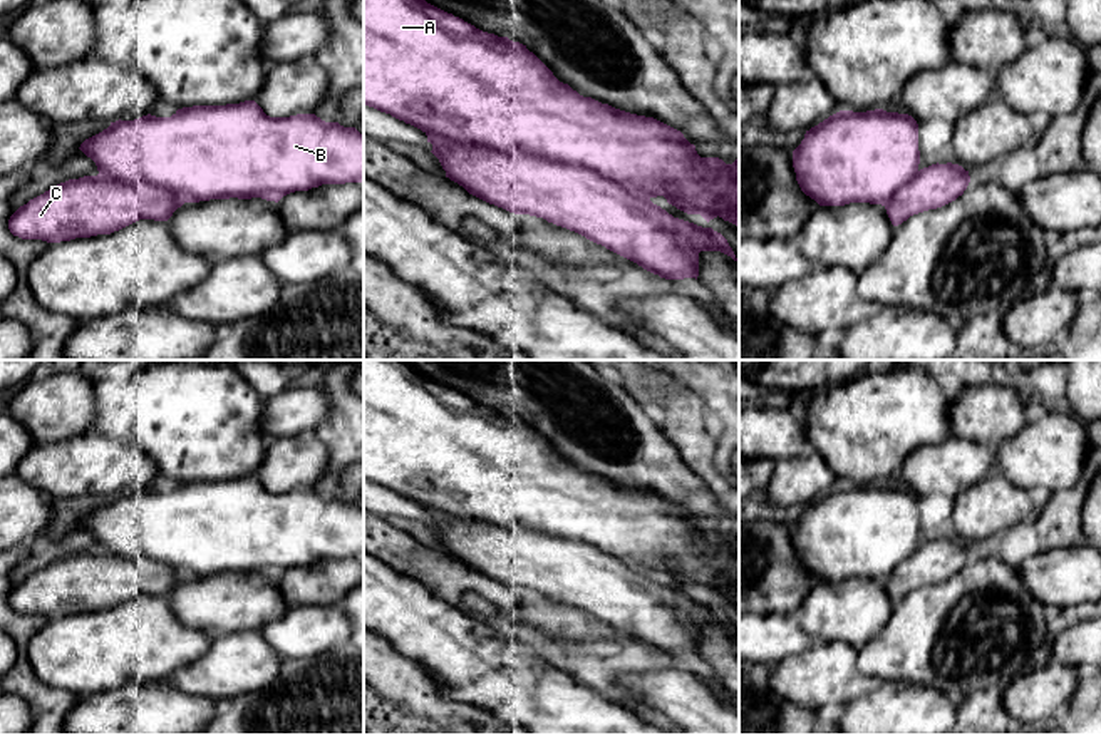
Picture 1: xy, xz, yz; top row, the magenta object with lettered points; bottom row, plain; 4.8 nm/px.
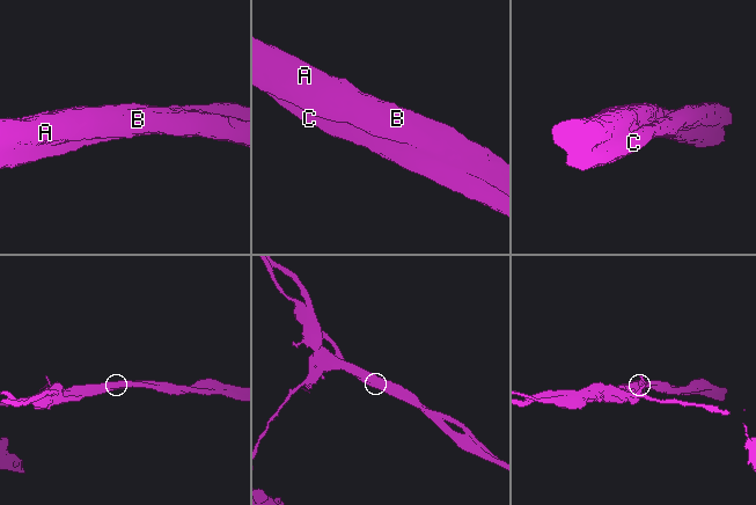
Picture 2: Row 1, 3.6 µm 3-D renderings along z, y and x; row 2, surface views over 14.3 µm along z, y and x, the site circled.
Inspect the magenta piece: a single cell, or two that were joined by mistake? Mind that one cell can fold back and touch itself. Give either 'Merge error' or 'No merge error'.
Merge error

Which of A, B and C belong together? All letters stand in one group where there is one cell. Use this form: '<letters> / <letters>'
A B / C

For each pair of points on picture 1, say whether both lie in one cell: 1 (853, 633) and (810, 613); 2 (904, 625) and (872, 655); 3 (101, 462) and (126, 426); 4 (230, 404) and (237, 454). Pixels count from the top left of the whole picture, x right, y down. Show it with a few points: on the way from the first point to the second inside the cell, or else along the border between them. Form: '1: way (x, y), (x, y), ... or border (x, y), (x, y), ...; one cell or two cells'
1: way (843, 623), (833, 613), (820, 613); one cell
2: way (895, 633), (880, 648); one cell
3: border (93, 429), (134, 444), (151, 459); two cells
4: way (228, 416), (228, 442); one cell

